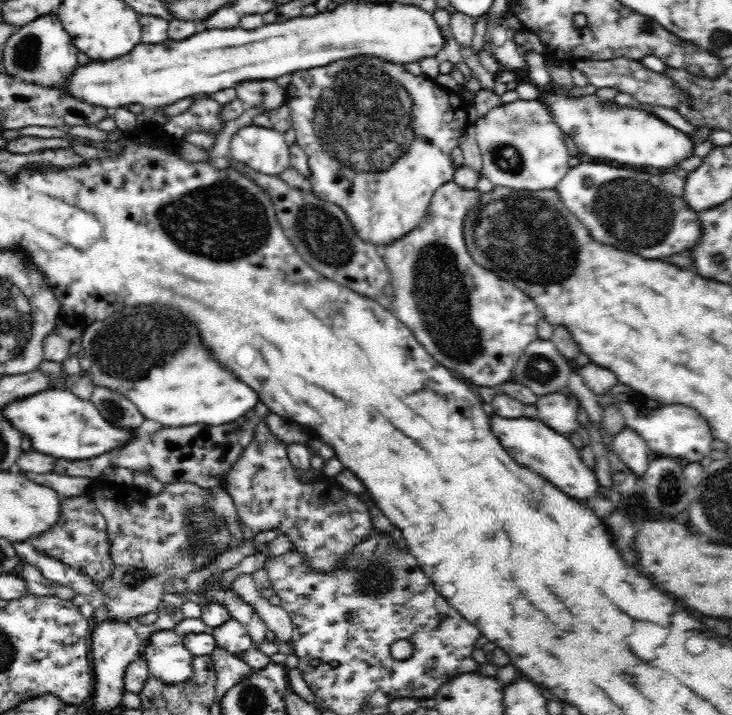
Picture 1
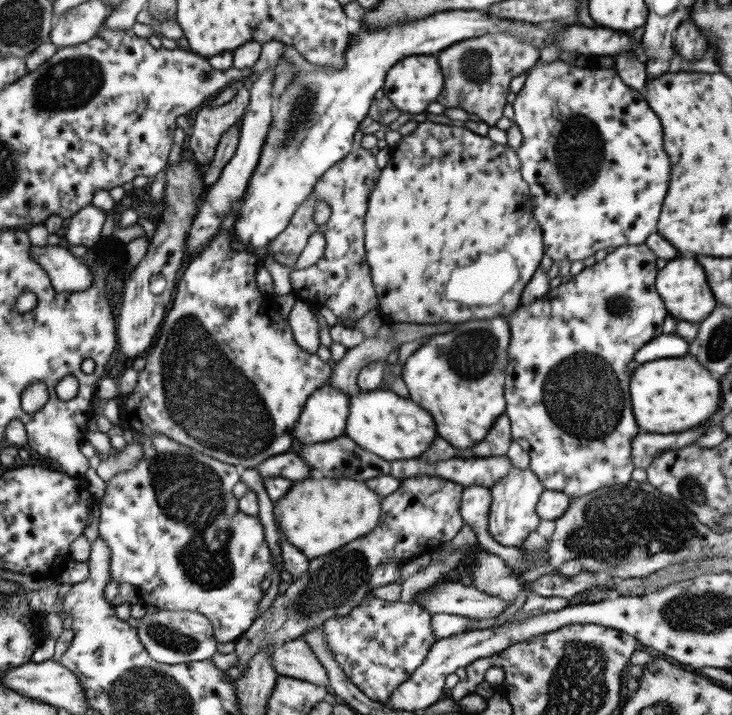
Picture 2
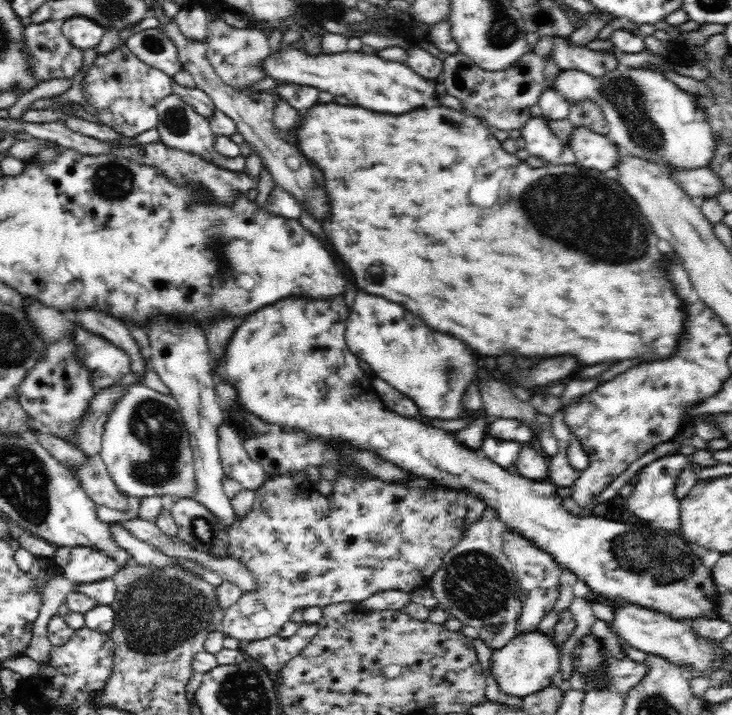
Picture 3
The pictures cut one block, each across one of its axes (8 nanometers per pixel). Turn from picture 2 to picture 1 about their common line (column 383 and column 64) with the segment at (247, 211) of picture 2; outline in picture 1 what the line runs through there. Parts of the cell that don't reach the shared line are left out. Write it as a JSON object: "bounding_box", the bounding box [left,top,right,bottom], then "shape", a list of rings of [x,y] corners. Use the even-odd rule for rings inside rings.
{"bounding_box":[4,14,78,88],"shape":[[[46,14],[34,22],[18,28],[6,42],[4,62],[10,70],[8,76],[20,82],[40,84],[48,88],[60,88],[66,84],[68,76],[78,68],[78,48],[72,42],[72,36],[66,32],[58,14]]]}

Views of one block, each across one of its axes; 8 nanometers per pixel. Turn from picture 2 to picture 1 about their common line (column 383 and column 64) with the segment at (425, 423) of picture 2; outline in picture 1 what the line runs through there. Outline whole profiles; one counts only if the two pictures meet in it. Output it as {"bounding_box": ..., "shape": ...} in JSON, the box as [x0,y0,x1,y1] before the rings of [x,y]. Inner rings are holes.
{"bounding_box":[2,388,132,460],"shape":[[[66,388],[62,390],[40,390],[36,394],[24,396],[20,400],[12,400],[2,406],[4,420],[8,420],[24,438],[30,440],[32,450],[50,454],[60,460],[86,460],[92,456],[100,456],[114,446],[120,446],[132,434],[112,428],[94,408],[92,402],[80,400]]]}

